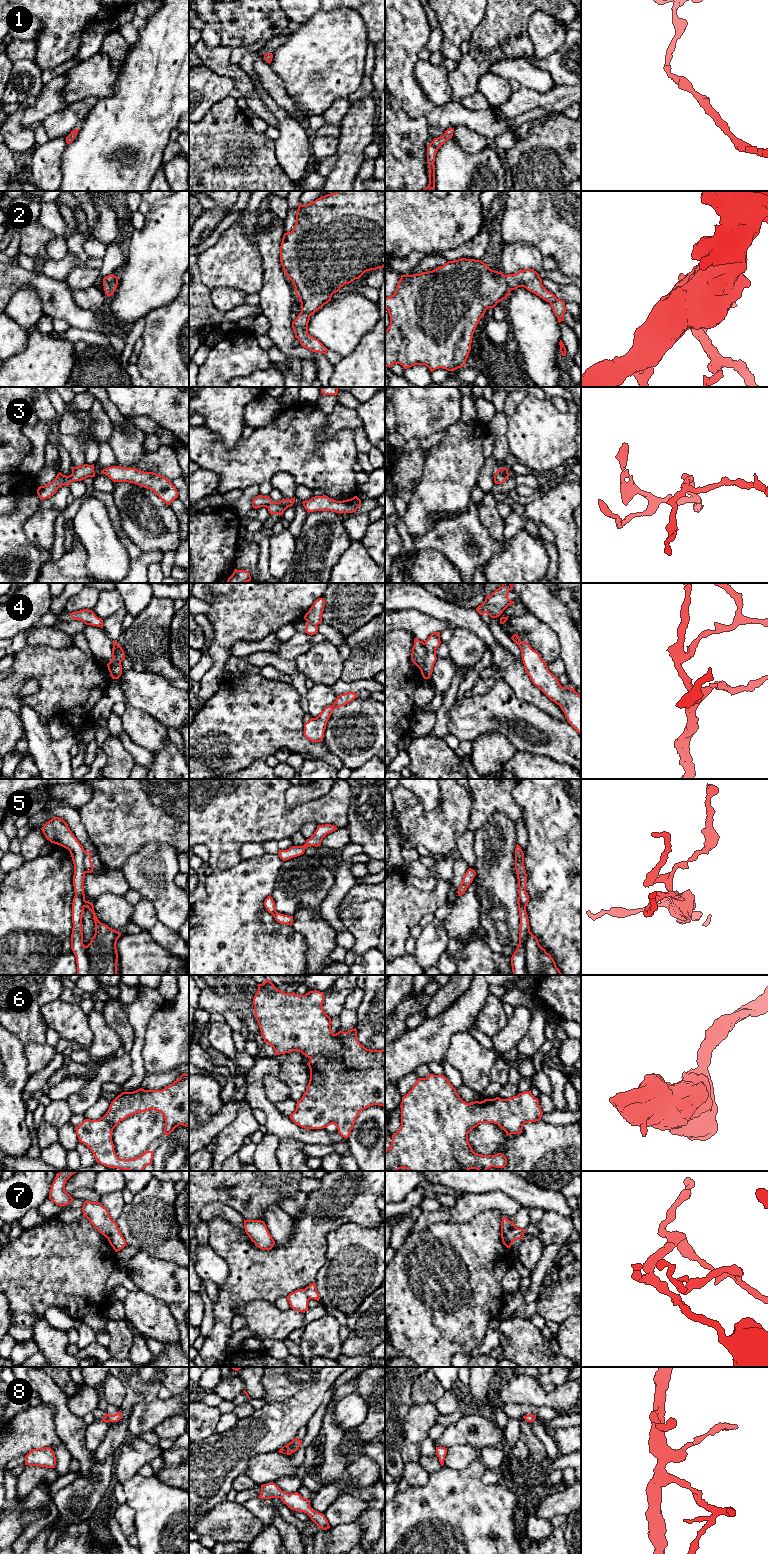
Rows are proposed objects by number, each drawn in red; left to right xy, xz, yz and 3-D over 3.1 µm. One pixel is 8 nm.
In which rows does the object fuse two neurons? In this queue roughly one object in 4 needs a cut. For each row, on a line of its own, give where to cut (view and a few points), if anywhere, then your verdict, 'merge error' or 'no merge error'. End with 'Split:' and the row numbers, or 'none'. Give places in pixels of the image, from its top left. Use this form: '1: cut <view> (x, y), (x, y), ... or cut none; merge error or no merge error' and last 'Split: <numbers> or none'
1: cut none; no merge error
2: cut none; no merge error
3: cut none; no merge error
4: cut yz (425, 643), (426, 658), (424, 665), (420, 669); merge error
5: cut none; no merge error
6: cut none; no merge error
7: cut none; no merge error
8: cut none; no merge error
Split: 4

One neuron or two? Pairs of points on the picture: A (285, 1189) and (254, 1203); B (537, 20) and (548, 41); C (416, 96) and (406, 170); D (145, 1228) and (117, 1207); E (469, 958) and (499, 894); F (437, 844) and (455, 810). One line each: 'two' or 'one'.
A: one
B: one
C: two
D: two
E: two
F: one

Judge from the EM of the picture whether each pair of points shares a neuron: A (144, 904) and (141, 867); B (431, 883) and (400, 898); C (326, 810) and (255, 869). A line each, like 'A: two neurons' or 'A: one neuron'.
A: two neurons
B: two neurons
C: two neurons

